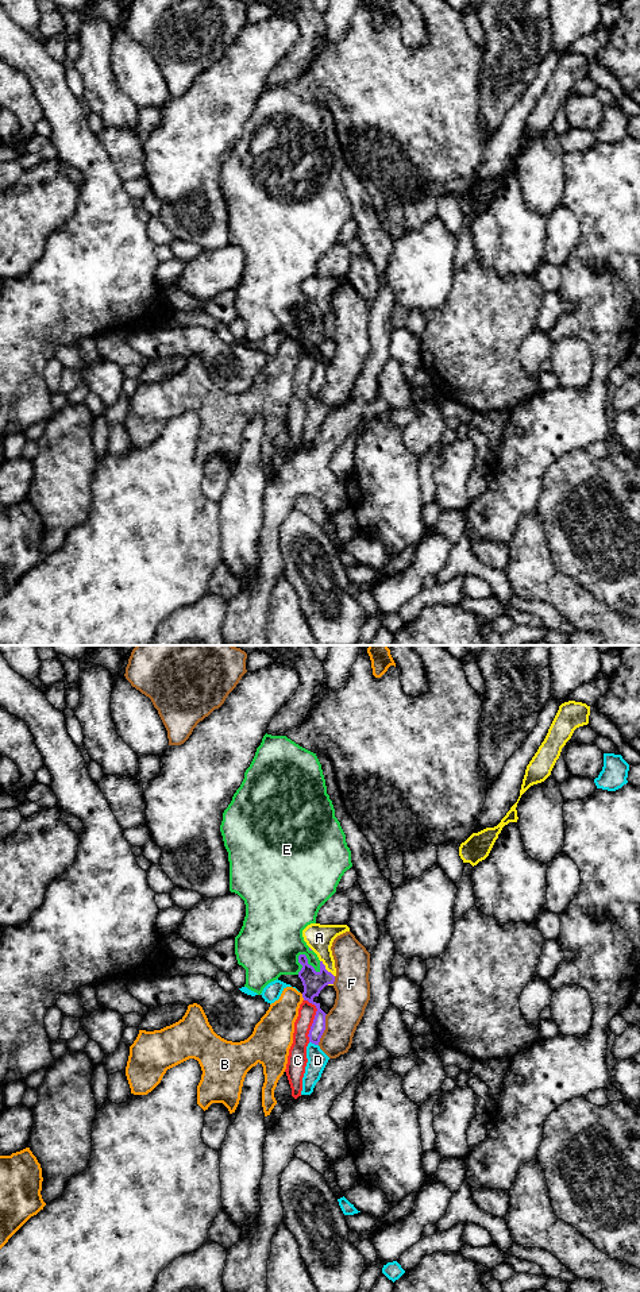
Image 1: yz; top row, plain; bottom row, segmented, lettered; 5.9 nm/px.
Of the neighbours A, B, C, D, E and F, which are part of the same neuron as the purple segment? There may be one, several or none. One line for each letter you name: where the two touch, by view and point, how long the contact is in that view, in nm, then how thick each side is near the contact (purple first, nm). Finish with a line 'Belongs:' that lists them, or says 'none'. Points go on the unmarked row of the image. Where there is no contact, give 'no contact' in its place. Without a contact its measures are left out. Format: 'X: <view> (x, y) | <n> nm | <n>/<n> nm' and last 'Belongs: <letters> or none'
A: yz (324, 320) | 130 nm | 130/160 nm
Belongs: A

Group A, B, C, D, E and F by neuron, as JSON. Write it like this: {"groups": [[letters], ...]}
{"groups": [["A"], ["B"], ["C"], ["D"], ["E"], ["F"]]}

